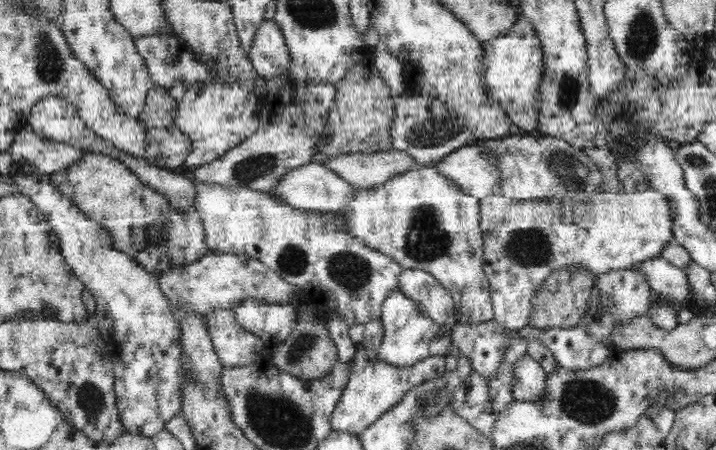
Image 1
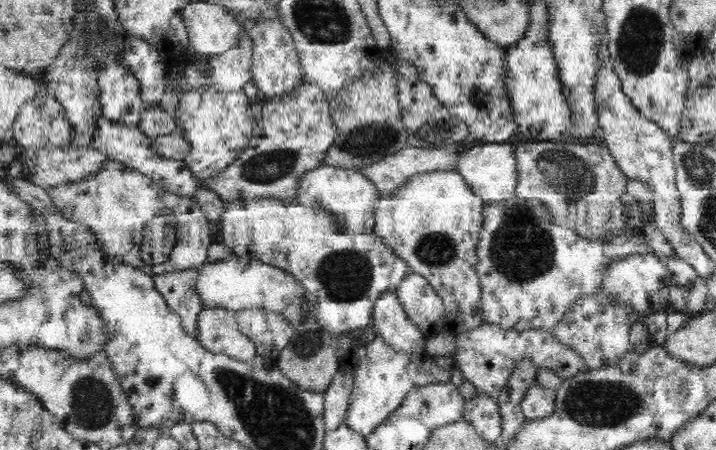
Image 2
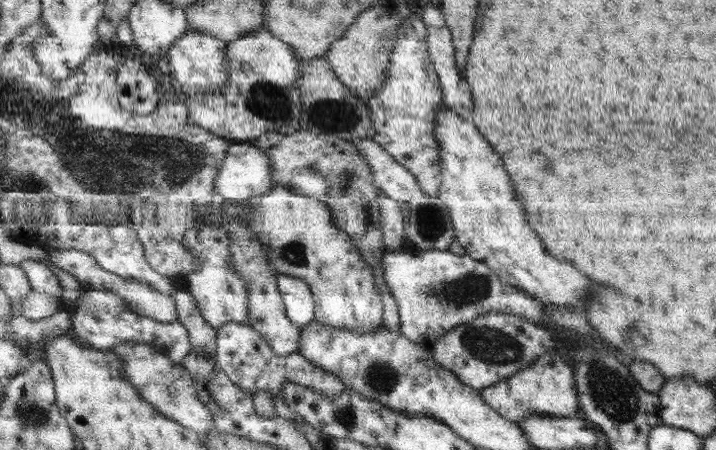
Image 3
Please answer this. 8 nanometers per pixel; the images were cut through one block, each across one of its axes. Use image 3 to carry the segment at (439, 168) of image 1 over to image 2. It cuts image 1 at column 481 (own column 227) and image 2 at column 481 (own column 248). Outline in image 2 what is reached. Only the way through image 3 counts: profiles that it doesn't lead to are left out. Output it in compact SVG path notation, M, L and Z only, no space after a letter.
M513 141L508 143L481 142L477 146L464 148L457 158L455 170L464 177L470 190L486 203L510 198L515 194L517 183Z

